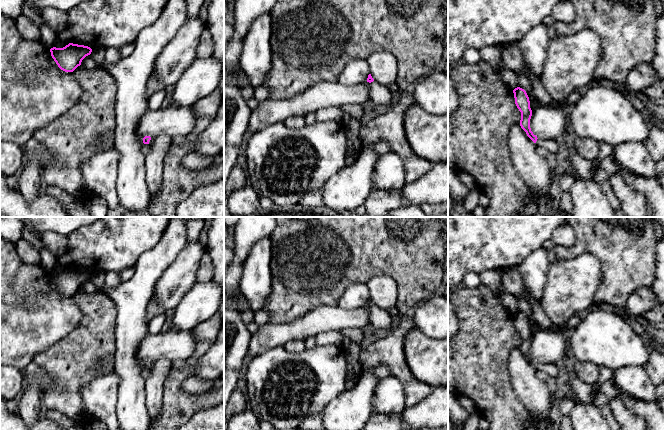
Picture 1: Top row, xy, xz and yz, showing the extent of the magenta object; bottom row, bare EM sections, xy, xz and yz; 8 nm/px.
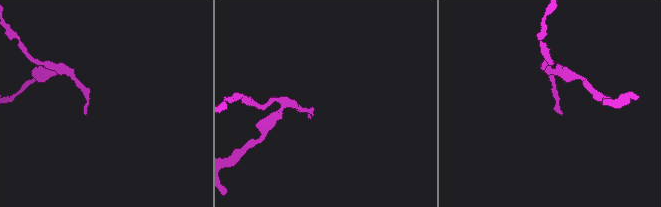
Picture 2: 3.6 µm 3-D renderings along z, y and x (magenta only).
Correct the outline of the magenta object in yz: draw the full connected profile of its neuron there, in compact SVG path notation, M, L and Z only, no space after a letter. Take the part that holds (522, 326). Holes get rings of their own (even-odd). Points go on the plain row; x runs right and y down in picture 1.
M520 311L513 314L515 328L521 336L520 350L526 356L527 360L538 370L544 371L549 377L556 378L559 374L559 367L553 363L538 363L533 358L530 352L530 343L532 340L532 334L530 332L530 325L526 315Z

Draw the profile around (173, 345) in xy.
M172 329L157 334L148 333L138 344L138 362L143 366L145 360L154 362L167 359L174 363L192 357L196 339L192 330Z

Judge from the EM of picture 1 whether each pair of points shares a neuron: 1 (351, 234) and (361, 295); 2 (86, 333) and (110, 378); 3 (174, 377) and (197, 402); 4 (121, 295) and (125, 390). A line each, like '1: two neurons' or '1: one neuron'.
1: two neurons
2: two neurons
3: one neuron
4: one neuron

